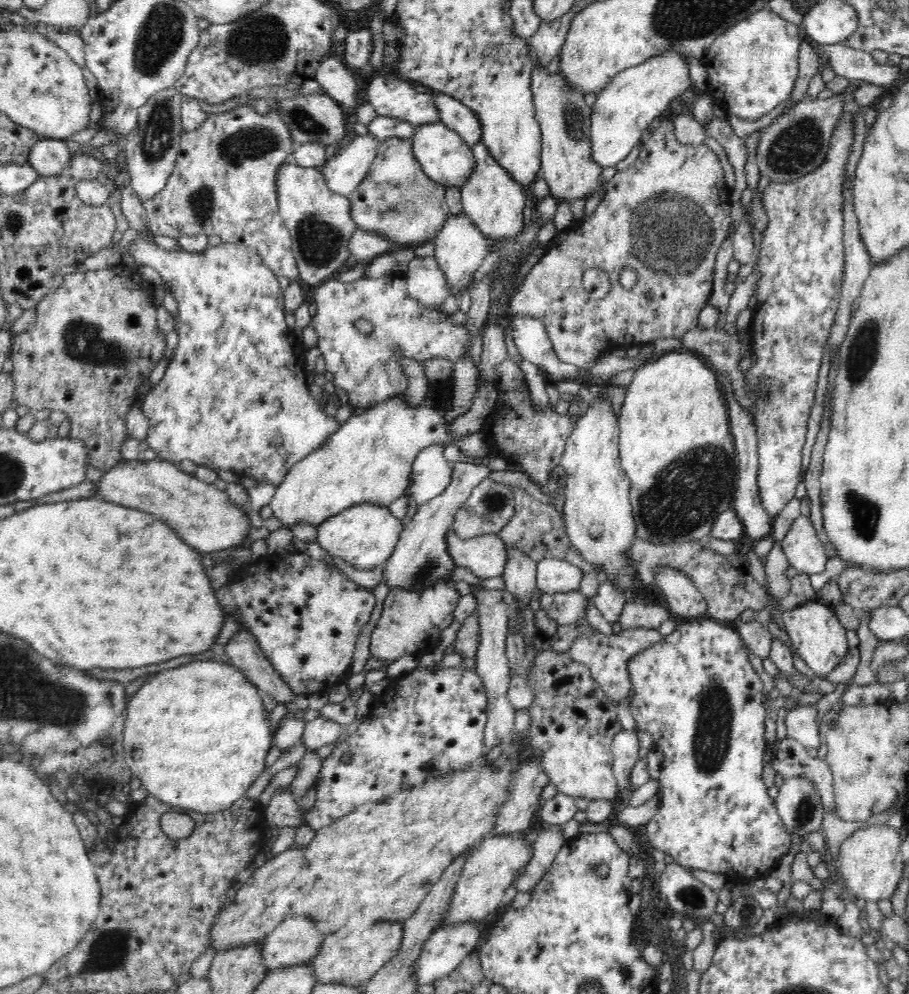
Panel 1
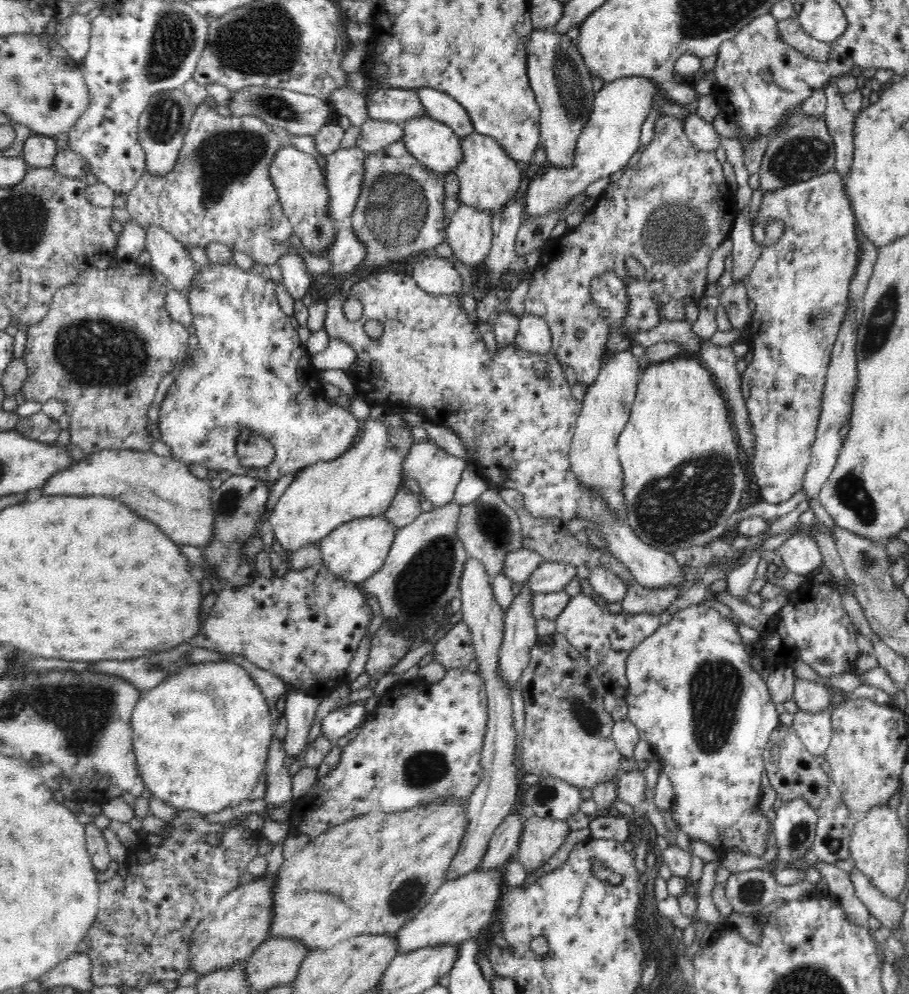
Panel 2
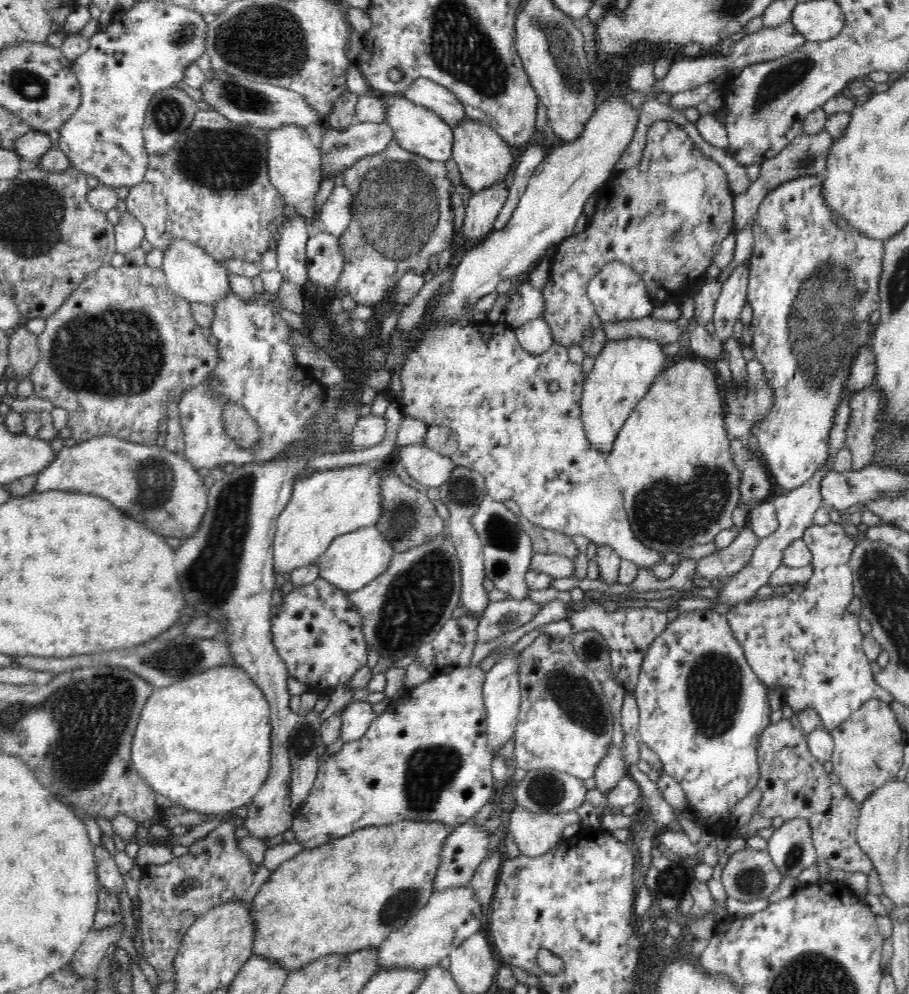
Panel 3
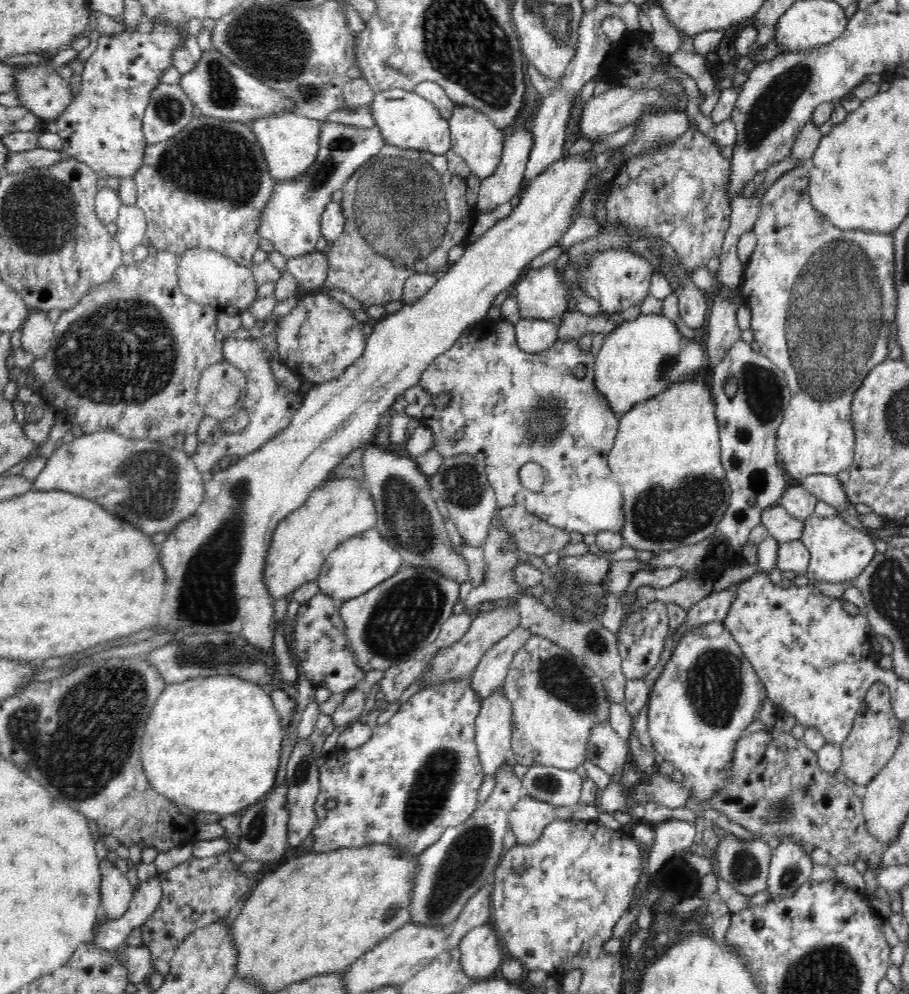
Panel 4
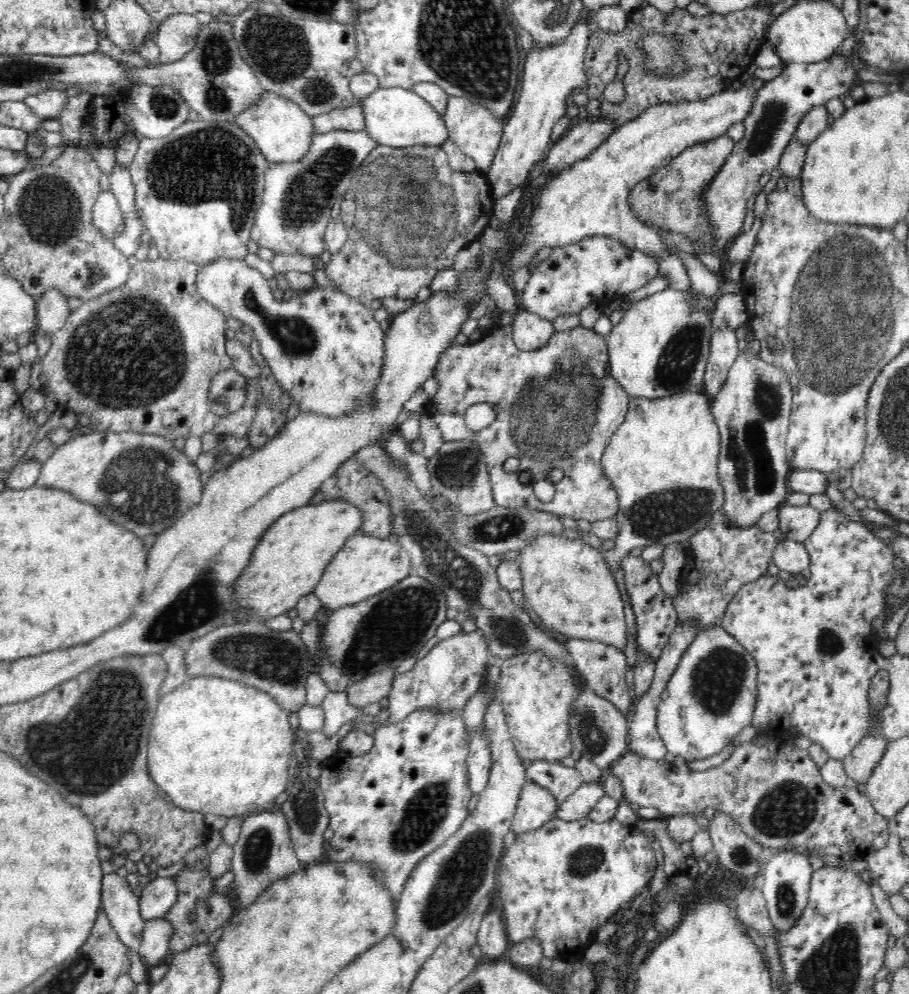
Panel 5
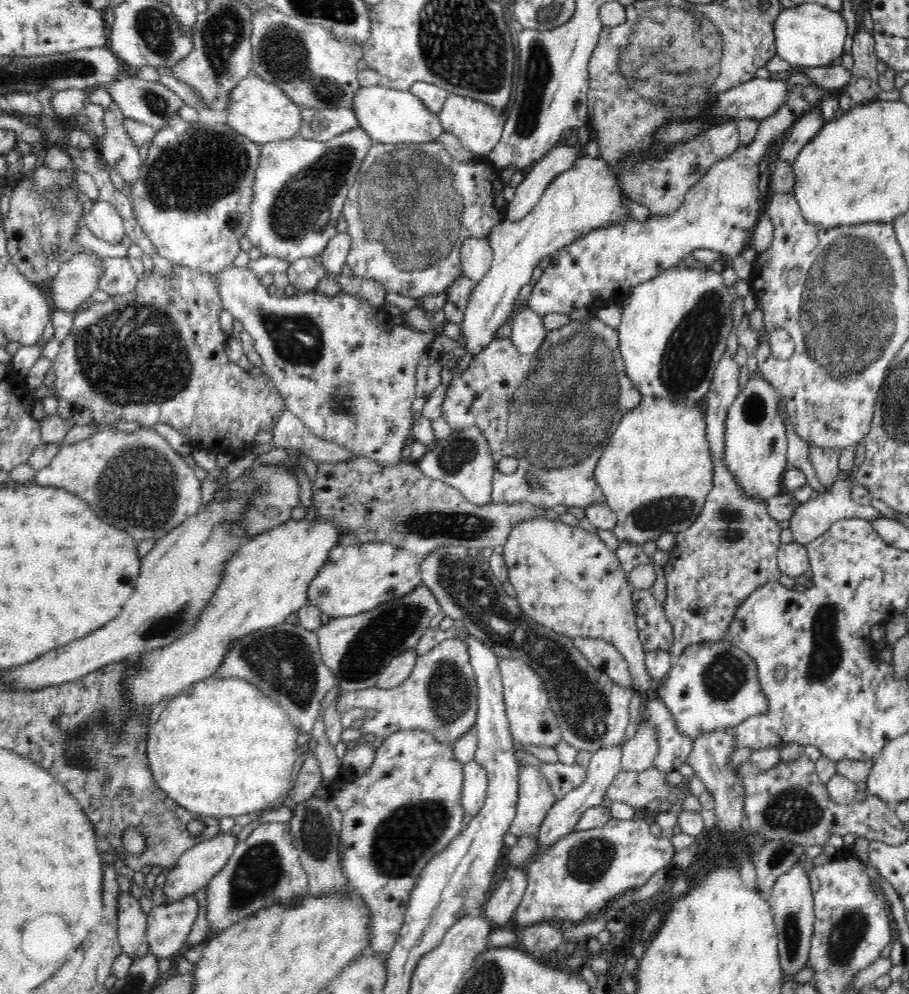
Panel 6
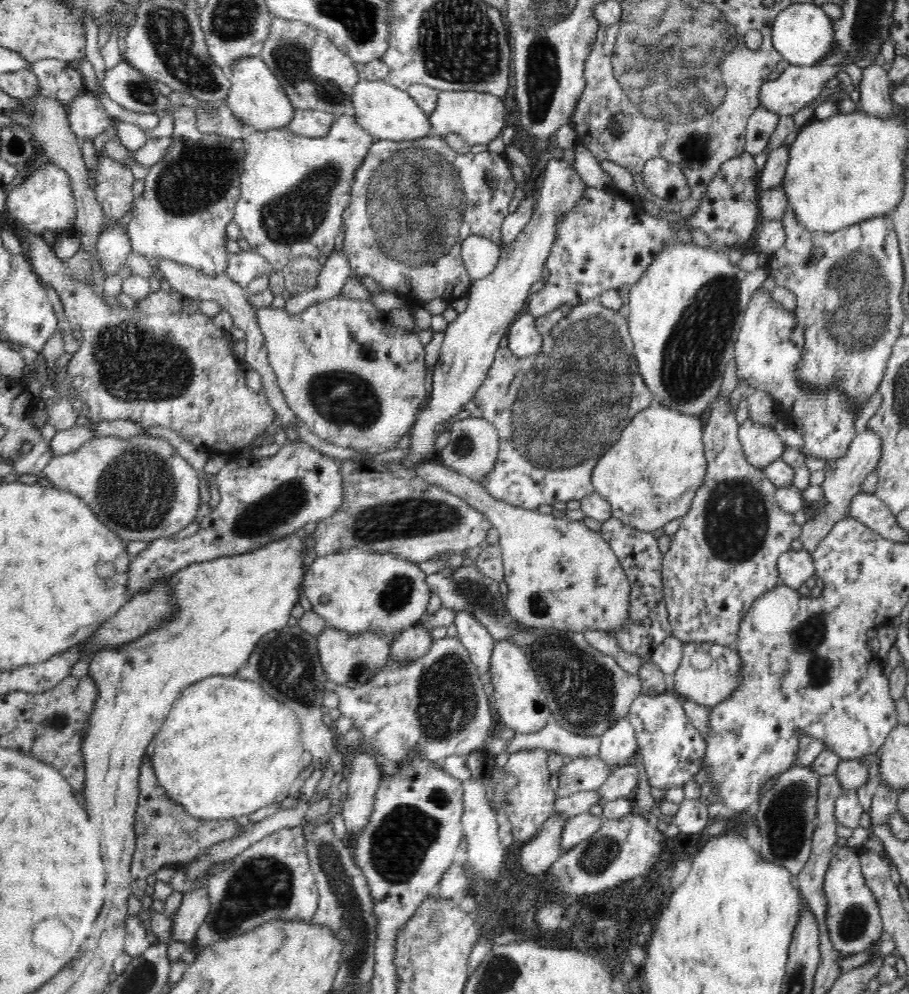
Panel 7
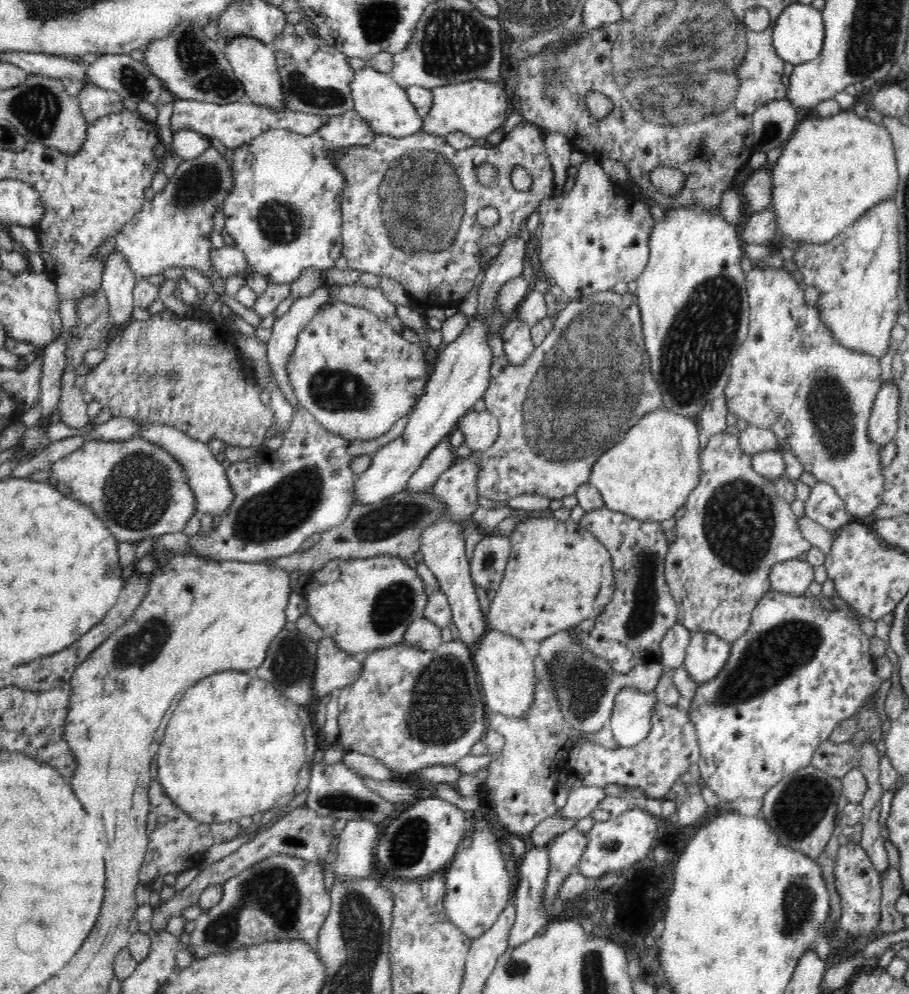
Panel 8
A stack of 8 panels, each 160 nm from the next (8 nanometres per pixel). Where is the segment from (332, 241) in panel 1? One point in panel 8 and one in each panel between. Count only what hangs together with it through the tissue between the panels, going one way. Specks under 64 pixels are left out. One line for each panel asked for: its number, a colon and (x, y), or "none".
2: (297, 177)
3: (295, 165)
4: (290, 141)
5: (283, 132)
6: (263, 113)
7: (256, 98)
8: (254, 64)

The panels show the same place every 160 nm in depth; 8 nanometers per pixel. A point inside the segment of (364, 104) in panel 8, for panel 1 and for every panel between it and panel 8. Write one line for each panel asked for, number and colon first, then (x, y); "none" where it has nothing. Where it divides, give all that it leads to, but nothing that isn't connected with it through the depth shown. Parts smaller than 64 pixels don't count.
1: (444, 156)
2: (437, 147)
3: (415, 128)
4: (405, 119)
5: (396, 117)
6: (389, 116)
7: (388, 113)

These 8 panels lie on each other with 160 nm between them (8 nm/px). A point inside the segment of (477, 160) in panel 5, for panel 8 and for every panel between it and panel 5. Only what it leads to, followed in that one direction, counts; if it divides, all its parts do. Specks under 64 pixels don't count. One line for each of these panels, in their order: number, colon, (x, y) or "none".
6: (478, 126)
7: (479, 118)
8: (477, 108)

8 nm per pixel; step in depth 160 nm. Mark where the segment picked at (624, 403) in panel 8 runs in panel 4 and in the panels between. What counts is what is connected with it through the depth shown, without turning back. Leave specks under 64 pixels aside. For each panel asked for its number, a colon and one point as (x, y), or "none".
4: (512, 408)
5: (556, 407)
6: (548, 415)
7: (556, 412)

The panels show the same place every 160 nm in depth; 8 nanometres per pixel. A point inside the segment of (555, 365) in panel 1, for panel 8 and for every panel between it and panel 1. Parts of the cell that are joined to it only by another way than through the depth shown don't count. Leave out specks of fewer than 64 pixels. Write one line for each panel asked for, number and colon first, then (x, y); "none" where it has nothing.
2: (534, 336)
3: (535, 336)
4: (533, 336)
5: (530, 332)
6: (528, 331)
7: (524, 339)
8: (517, 345)

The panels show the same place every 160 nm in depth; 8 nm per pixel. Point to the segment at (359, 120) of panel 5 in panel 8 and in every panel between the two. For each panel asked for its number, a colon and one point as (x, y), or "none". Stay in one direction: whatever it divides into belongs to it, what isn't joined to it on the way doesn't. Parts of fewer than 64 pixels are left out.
6: (321, 125)
7: (308, 123)
8: (234, 124)

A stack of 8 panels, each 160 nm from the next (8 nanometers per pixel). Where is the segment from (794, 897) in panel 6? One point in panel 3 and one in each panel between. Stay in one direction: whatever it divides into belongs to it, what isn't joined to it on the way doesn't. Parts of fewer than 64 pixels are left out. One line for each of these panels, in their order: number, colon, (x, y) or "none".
3: (791, 847)
4: (790, 866)
5: (787, 877)

